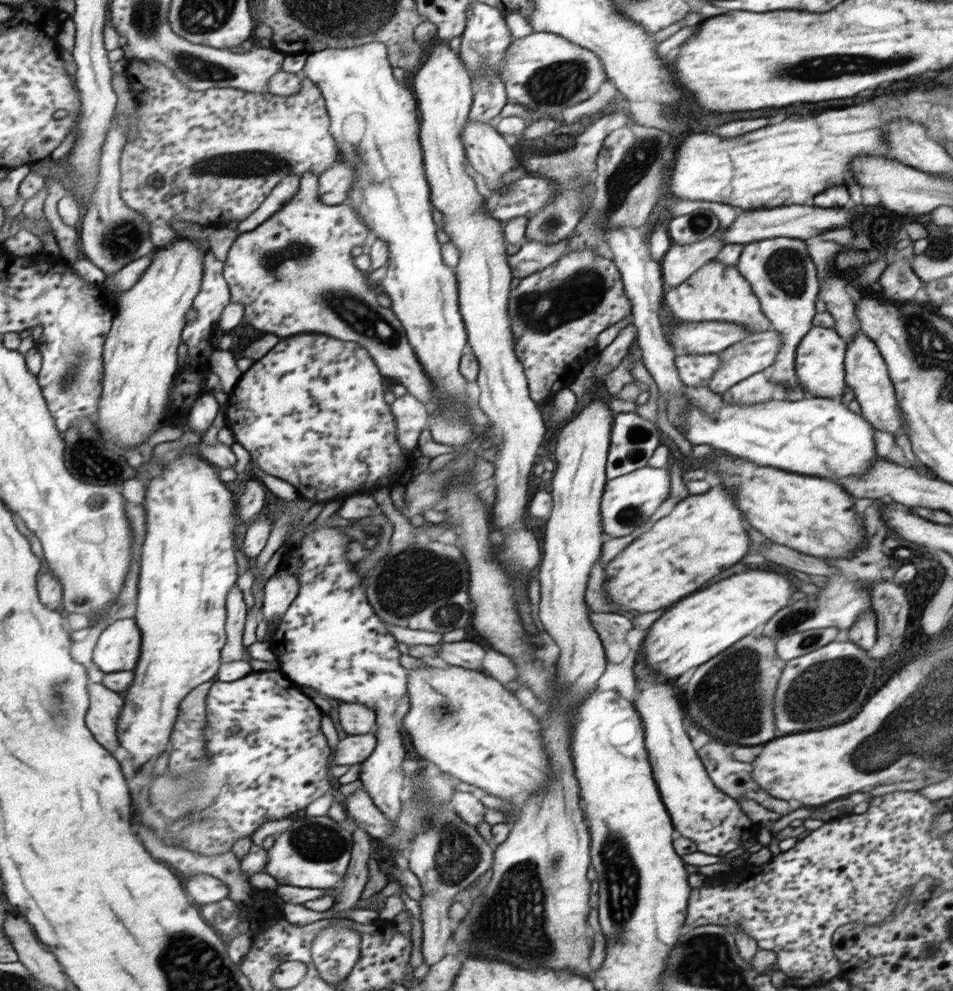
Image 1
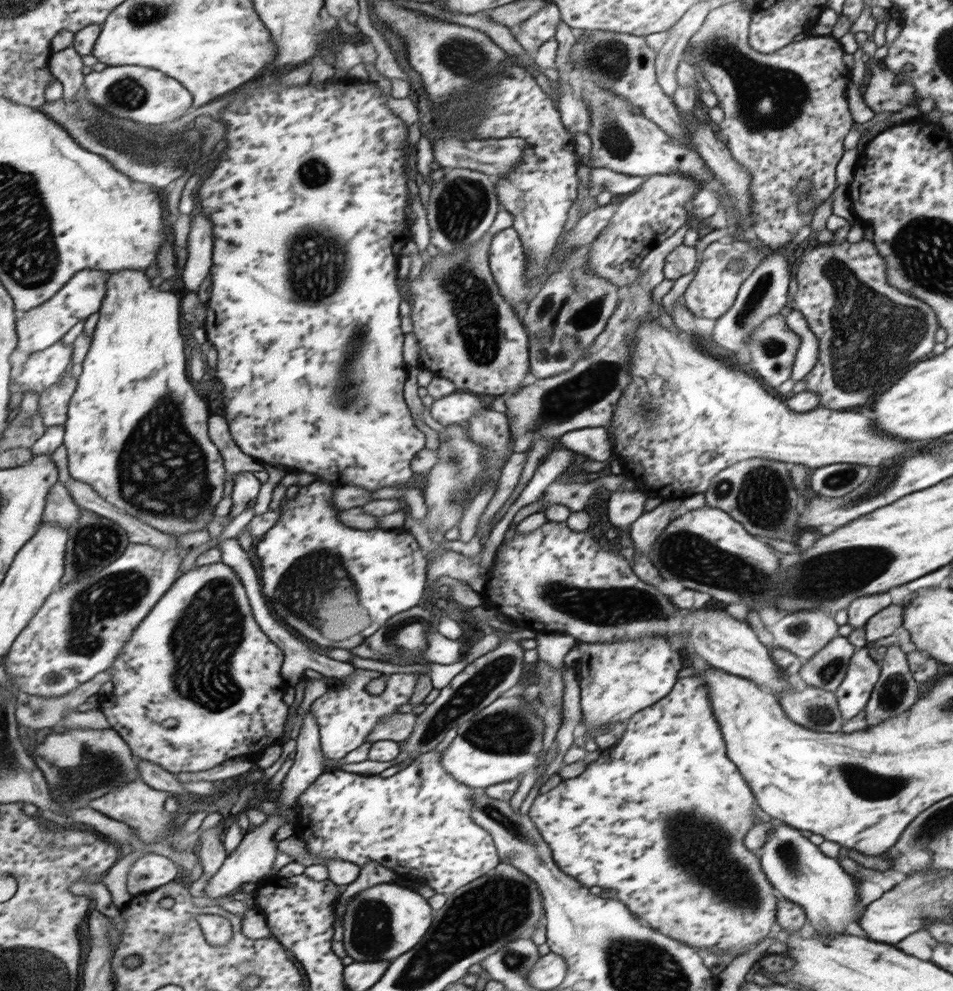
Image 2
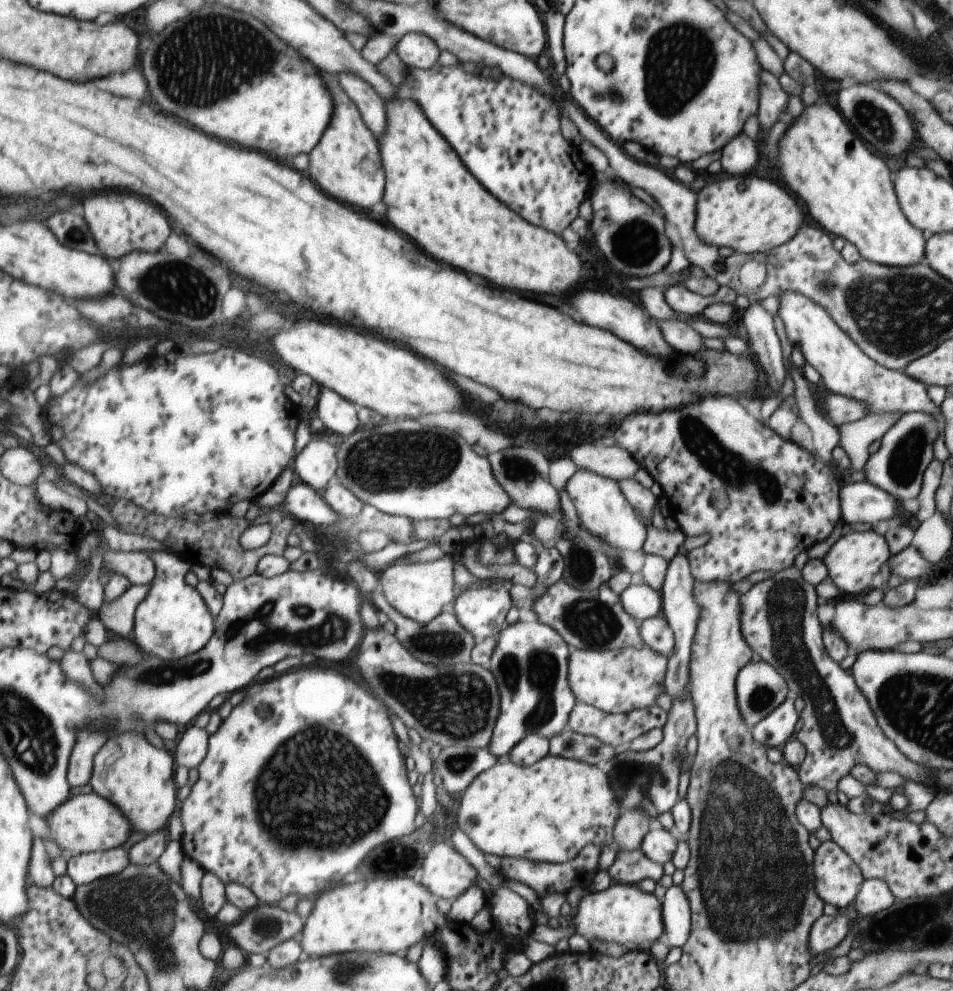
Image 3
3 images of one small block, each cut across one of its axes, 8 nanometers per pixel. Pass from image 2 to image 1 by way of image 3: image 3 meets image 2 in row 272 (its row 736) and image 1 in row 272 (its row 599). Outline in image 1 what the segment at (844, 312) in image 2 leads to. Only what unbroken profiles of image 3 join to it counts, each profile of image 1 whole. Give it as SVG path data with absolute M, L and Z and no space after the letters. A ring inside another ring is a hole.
M773 237L743 244L735 268L751 284L753 292L755 292L756 297L759 299L760 309L769 319L769 330L775 330L779 334L779 338L781 338L781 345L779 345L779 349L775 353L773 363L770 364L773 371L769 378L771 378L773 384L783 384L785 388L789 388L784 392L785 398L800 398L802 386L796 378L796 347L804 338L803 334L811 328L811 316L815 314L813 300L815 300L815 294L817 294L817 272L815 272L813 262L807 256L805 243L798 238Z

